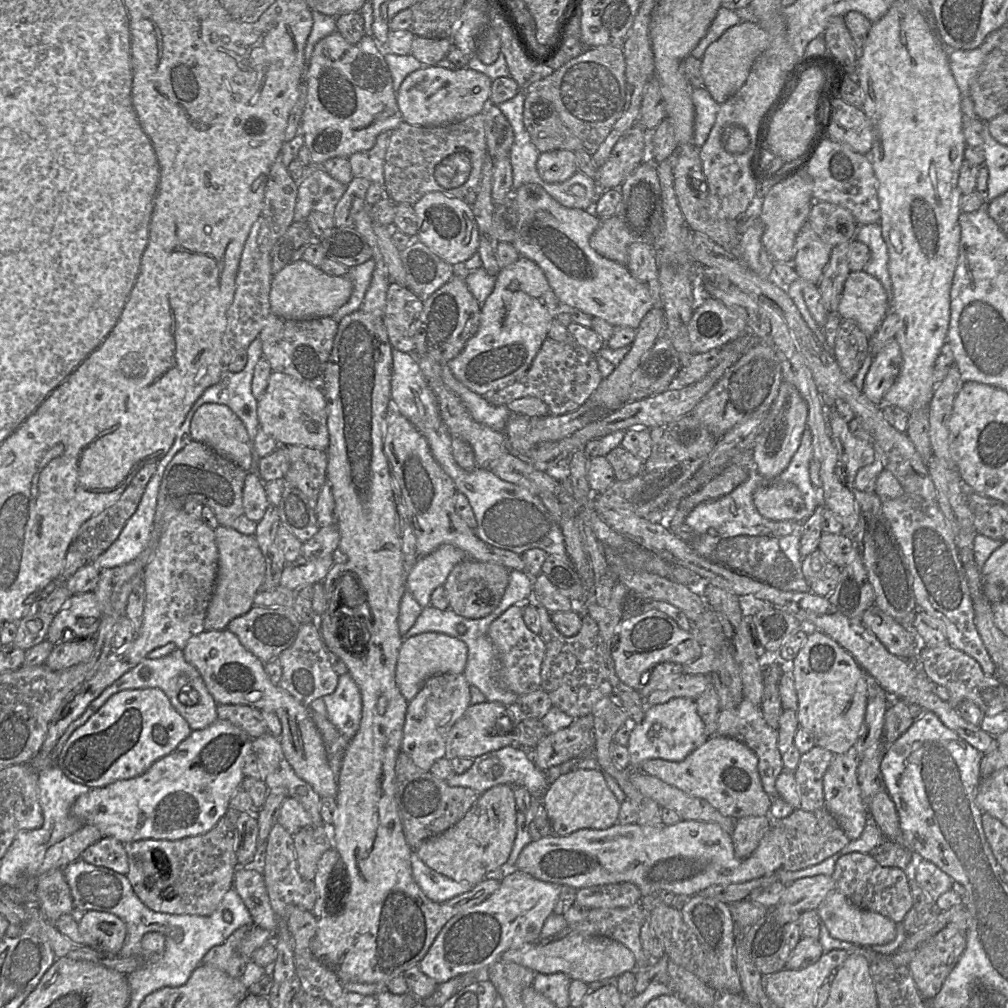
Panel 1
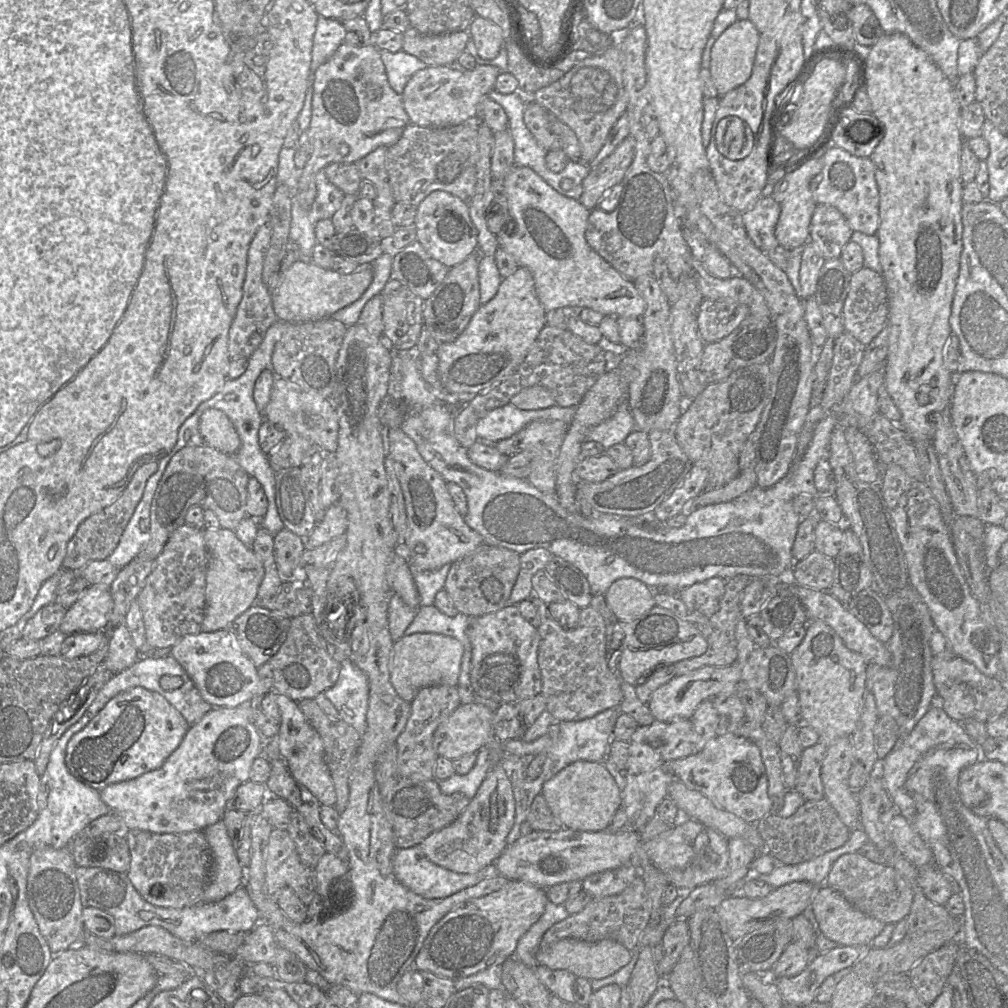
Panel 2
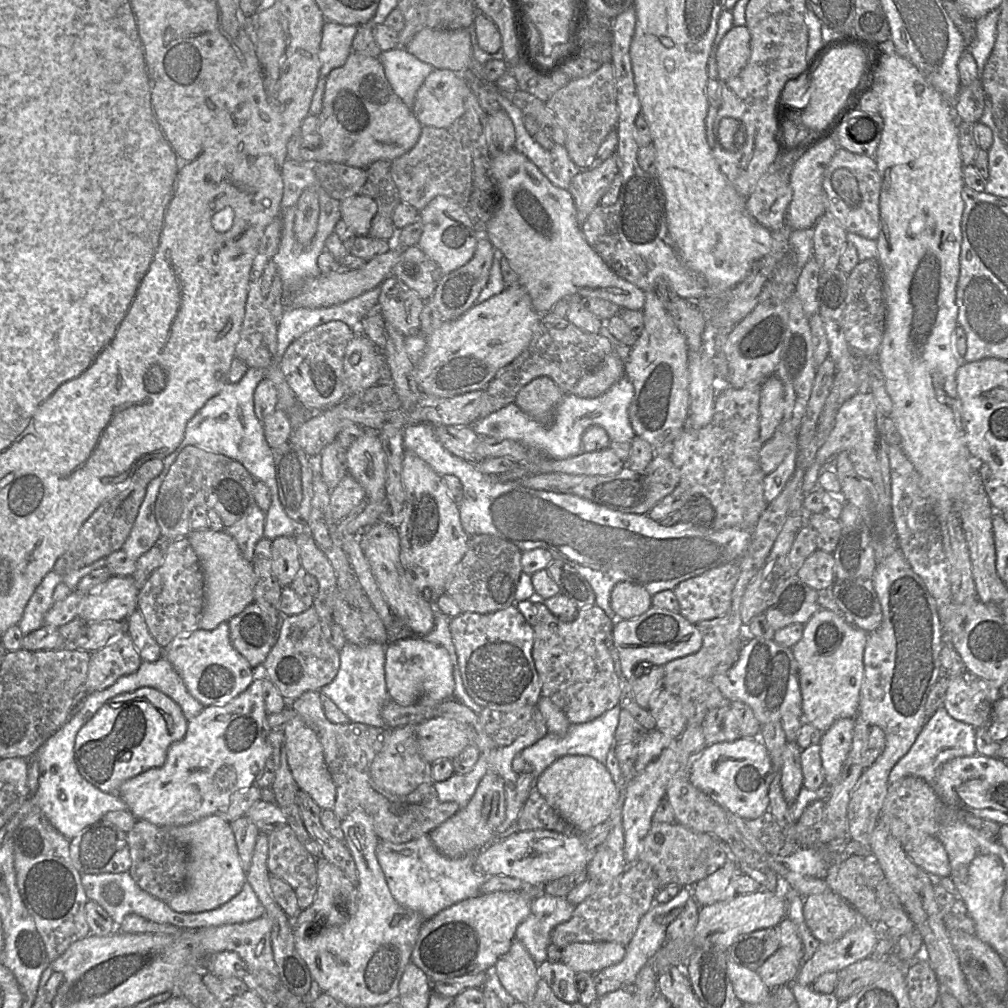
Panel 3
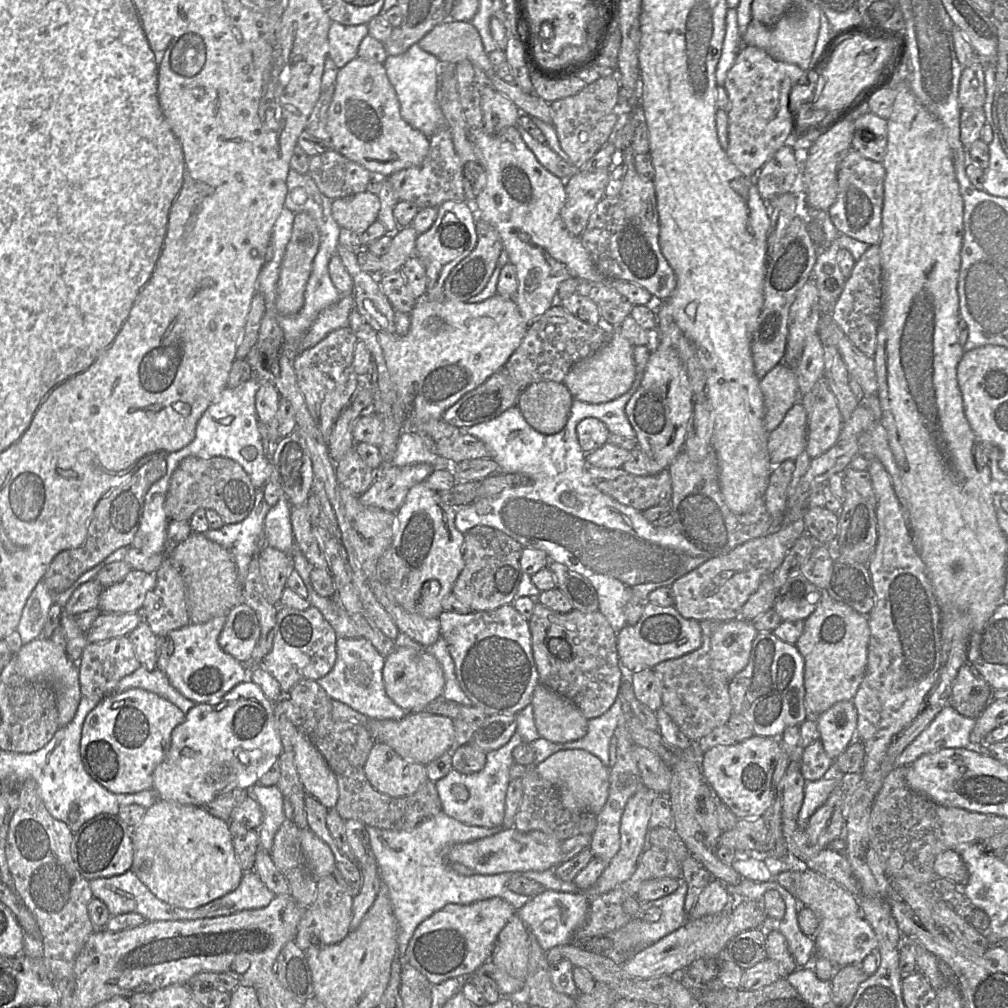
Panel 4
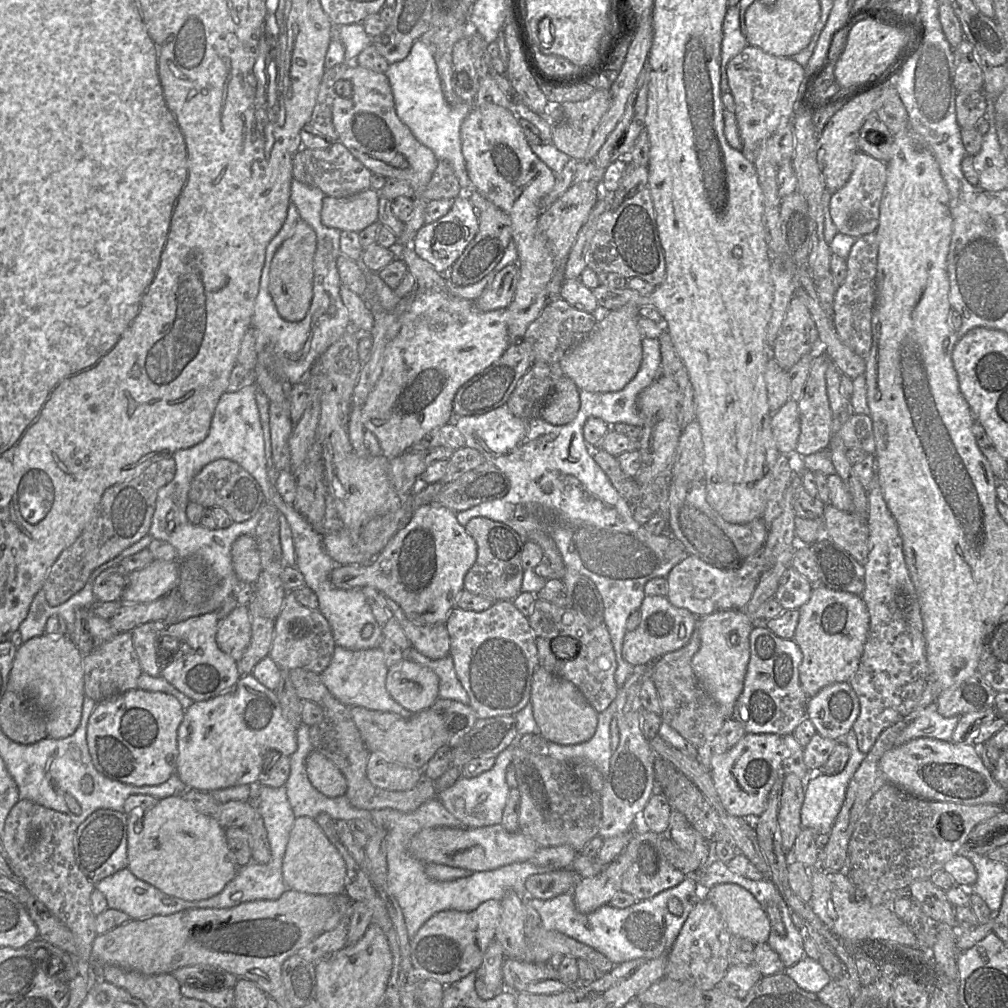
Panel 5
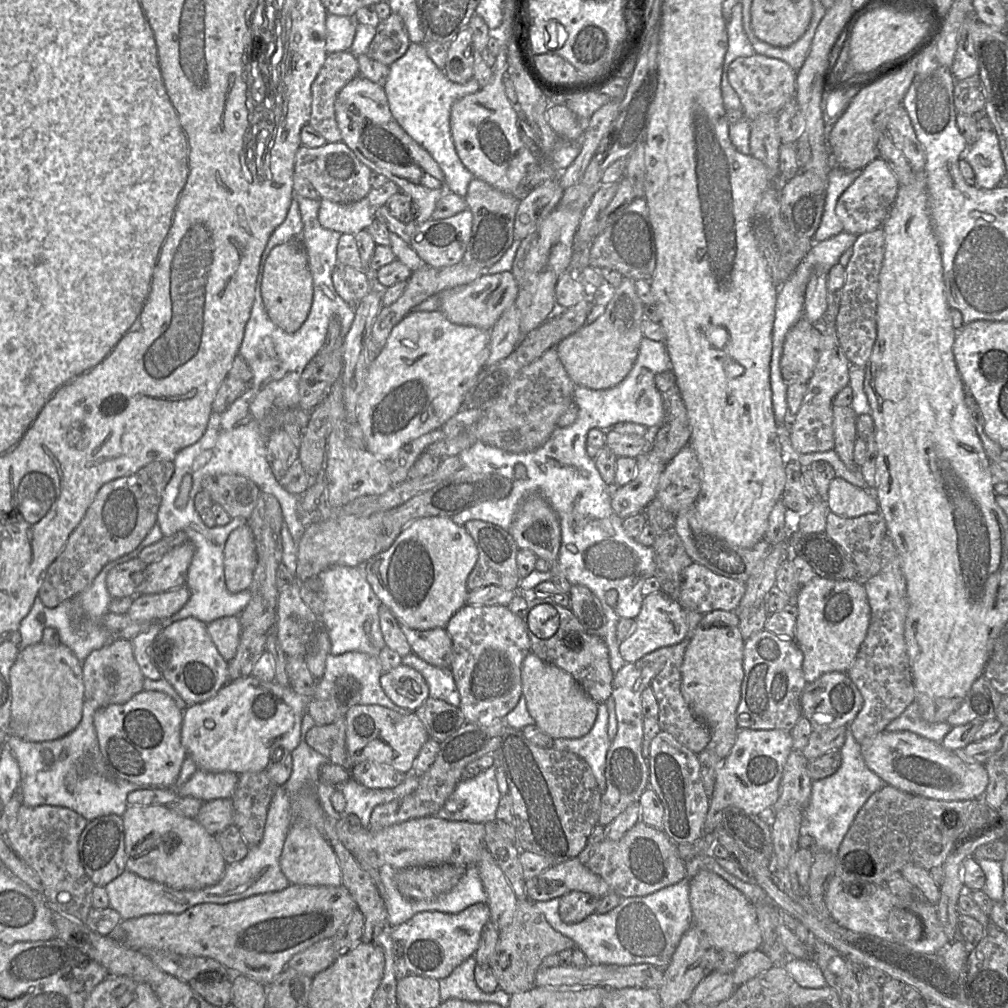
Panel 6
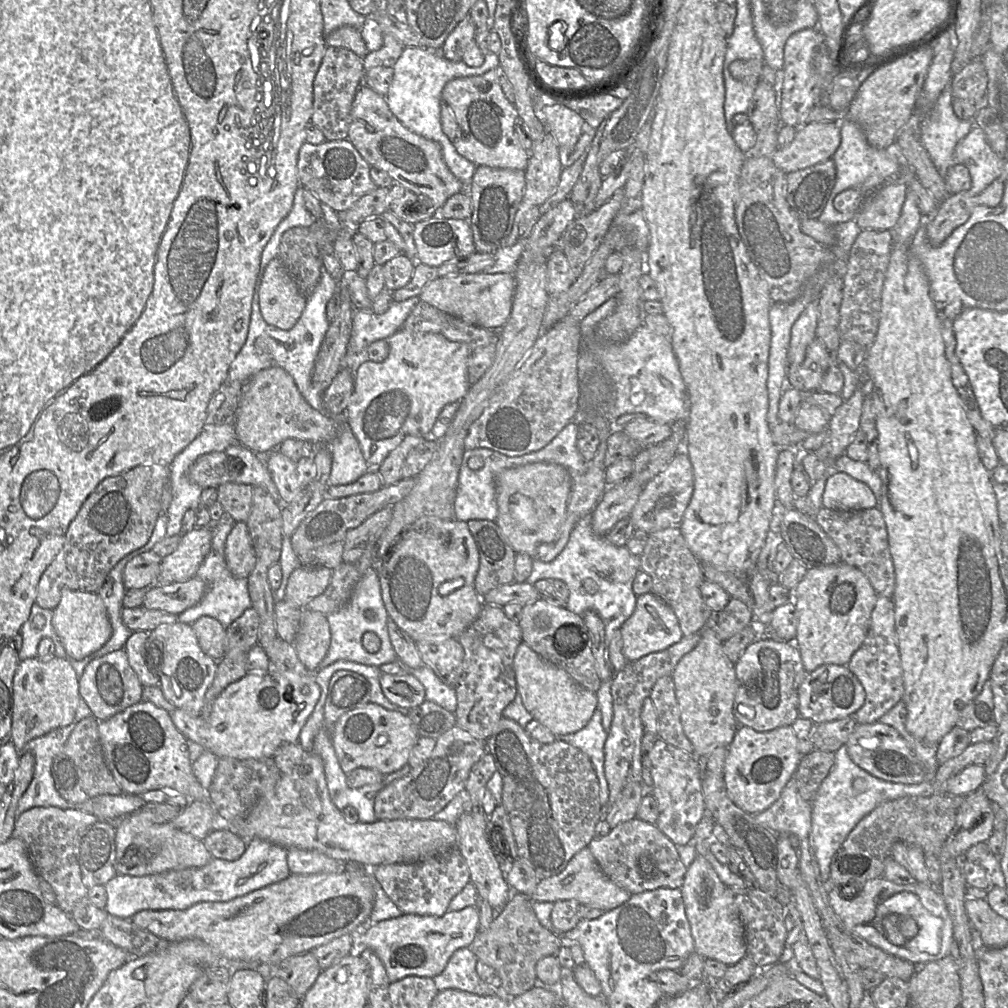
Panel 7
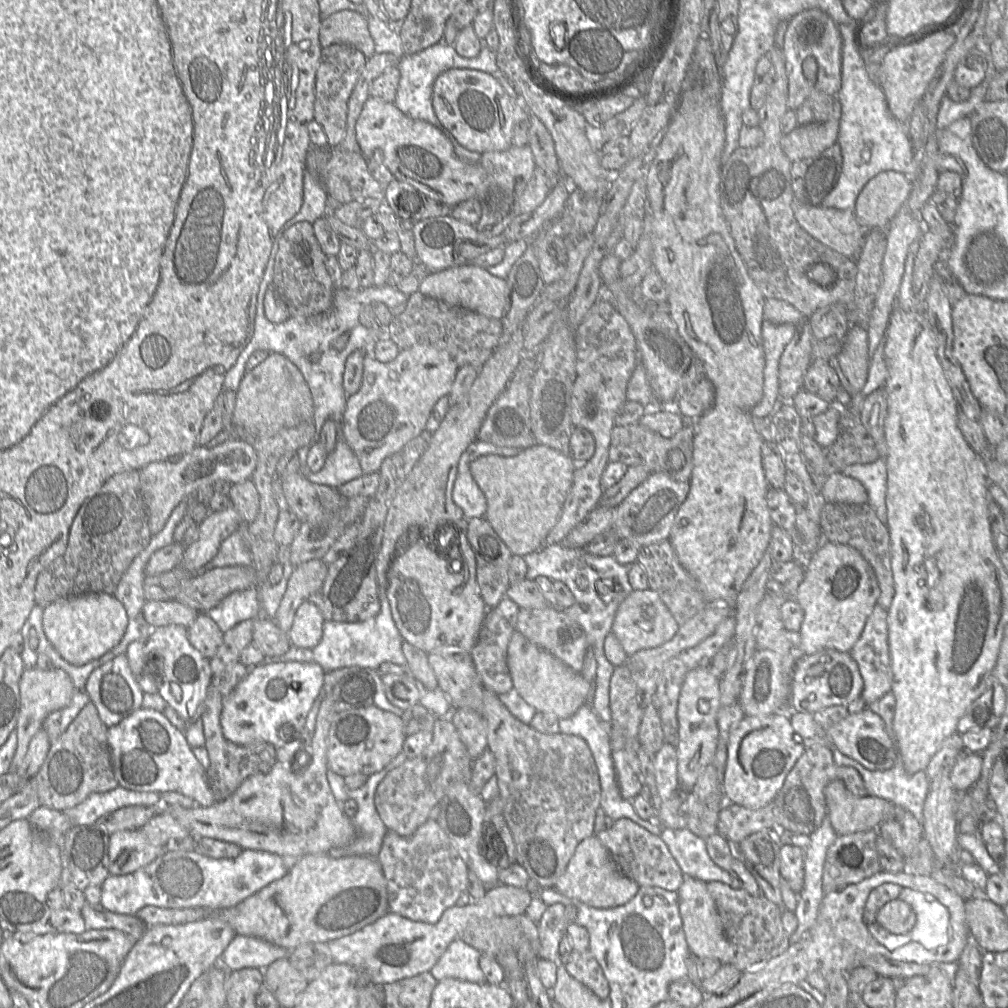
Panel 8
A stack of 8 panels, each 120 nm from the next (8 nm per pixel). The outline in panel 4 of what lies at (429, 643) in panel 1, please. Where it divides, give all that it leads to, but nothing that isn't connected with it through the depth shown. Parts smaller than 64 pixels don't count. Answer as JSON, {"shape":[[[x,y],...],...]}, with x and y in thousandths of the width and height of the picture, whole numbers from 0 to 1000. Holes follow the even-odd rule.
{"shape":[[[393,642],[382,652],[380,676],[386,692],[403,706],[417,706],[436,692],[439,692],[440,667],[433,653],[422,645]]]}

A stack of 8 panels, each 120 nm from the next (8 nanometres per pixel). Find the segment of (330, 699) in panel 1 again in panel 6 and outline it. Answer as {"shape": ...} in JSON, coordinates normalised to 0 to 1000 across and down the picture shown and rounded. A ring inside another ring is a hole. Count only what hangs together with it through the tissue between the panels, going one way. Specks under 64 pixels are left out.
{"shape":[[[344,647],[334,651],[326,649],[323,653],[321,670],[314,677],[310,693],[325,693],[332,676],[338,671],[348,671],[357,679],[356,699],[377,699],[398,709],[410,707],[392,699],[383,690],[377,678],[379,669],[380,665],[375,652],[357,647]]]}

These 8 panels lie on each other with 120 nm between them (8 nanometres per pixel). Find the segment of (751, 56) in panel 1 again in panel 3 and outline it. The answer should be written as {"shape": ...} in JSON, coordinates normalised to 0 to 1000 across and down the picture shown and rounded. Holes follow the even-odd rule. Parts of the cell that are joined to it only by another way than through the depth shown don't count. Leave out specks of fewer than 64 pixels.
{"shape":[[[727,26],[717,37],[710,52],[712,77],[720,81],[734,73],[745,53],[745,36],[740,26]]]}

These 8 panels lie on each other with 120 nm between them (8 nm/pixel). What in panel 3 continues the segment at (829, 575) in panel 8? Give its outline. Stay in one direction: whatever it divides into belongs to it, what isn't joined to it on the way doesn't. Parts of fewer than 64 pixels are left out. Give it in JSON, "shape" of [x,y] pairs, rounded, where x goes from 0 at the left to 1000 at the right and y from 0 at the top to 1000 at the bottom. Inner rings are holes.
{"shape":[[[813,603],[798,620],[795,634],[785,643],[792,661],[797,713],[815,727],[829,714],[848,712],[851,708],[860,633],[859,626],[841,617],[832,607]]]}

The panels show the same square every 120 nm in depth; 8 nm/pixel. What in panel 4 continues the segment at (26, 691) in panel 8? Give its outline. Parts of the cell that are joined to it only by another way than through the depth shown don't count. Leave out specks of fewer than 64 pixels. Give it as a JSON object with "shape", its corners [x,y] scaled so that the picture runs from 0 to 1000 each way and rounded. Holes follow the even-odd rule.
{"shape":[[[42,631],[23,639],[15,650],[19,657],[19,665],[25,672],[31,675],[45,676],[53,682],[57,694],[59,721],[69,717],[81,692],[77,658],[72,657],[61,641]]]}

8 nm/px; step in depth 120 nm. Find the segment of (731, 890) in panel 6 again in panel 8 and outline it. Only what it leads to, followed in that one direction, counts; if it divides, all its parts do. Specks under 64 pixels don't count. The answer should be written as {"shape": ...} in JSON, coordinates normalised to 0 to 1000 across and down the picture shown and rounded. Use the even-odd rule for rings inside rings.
{"shape":[[[681,869],[672,887],[674,906],[684,943],[691,950],[706,950],[714,953],[716,957],[724,956],[729,948],[729,940],[719,930],[716,913],[708,893],[701,884],[700,875]]]}

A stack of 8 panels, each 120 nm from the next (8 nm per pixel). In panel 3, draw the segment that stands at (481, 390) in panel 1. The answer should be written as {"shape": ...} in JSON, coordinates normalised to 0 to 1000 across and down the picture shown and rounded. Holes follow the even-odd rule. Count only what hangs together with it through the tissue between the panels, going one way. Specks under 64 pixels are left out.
{"shape":[[[516,282],[502,284],[498,290],[482,299],[470,302],[455,315],[440,318],[423,335],[423,345],[412,363],[412,378],[420,391],[444,395],[480,386],[502,362],[513,355],[525,342],[537,313],[530,307],[527,296]]]}

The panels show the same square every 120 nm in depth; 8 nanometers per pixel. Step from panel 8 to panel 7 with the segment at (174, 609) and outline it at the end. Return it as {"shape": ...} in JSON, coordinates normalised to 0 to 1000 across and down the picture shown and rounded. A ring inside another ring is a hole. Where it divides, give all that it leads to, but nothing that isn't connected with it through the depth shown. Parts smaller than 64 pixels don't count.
{"shape":[[[142,601],[122,603],[120,608],[122,618],[131,627],[151,627],[159,620],[175,618],[176,611],[177,610],[160,605],[148,605]]]}

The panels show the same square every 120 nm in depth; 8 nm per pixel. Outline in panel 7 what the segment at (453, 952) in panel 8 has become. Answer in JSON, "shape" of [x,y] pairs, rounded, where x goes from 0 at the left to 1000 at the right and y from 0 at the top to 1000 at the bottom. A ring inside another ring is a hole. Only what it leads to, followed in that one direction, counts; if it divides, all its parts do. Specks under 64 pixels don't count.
{"shape":[[[465,939],[453,941],[446,949],[440,962],[430,969],[436,983],[455,981],[473,987],[502,989],[497,979],[489,979],[473,966],[473,948]]]}

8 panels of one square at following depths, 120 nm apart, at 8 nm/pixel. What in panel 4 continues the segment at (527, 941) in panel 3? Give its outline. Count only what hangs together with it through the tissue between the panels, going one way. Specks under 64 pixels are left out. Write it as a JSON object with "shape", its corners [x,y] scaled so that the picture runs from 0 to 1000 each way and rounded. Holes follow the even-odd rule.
{"shape":[[[541,883],[537,887],[534,887],[534,888],[530,889],[527,894],[522,896],[516,903],[513,904],[513,907],[516,910],[516,912],[520,915],[520,917],[522,918],[525,925],[532,930],[532,932],[533,932],[535,938],[537,938],[537,940],[543,945],[543,943],[545,943],[547,940],[549,940],[551,938],[560,938],[560,937],[563,937],[563,936],[578,938],[578,936],[567,936],[568,935],[568,927],[580,915],[580,913],[582,911],[583,904],[584,904],[584,893],[583,893],[582,889],[579,887],[579,885],[564,886],[564,885],[554,885],[554,884],[550,884],[550,883]],[[545,911],[551,911],[552,914],[553,914],[553,919],[552,919],[552,921],[549,925],[543,924],[540,920],[540,914],[542,912],[545,912]]]}

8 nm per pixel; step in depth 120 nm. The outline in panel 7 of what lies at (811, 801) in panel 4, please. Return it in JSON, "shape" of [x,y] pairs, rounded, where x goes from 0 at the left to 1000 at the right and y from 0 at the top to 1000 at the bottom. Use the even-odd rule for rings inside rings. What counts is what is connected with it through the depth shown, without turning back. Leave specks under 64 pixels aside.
{"shape":[[[909,735],[906,738],[906,745],[917,759],[920,771],[919,773],[911,778],[896,778],[896,777],[887,777],[875,774],[870,772],[850,758],[848,758],[841,749],[840,742],[838,738],[834,740],[830,745],[827,746],[828,755],[823,763],[821,769],[814,776],[806,796],[806,807],[805,807],[805,820],[803,825],[803,834],[805,837],[806,844],[808,846],[809,852],[813,859],[813,870],[817,876],[820,878],[820,887],[821,887],[821,872],[823,865],[823,856],[826,848],[840,831],[841,827],[847,822],[851,815],[867,804],[872,798],[878,795],[888,794],[896,791],[910,791],[910,790],[923,790],[926,787],[926,772],[931,762],[931,756],[928,751],[928,745],[926,743],[918,742],[913,736]],[[849,772],[856,772],[859,775],[859,785],[851,788],[850,790],[846,789],[845,777]]]}

